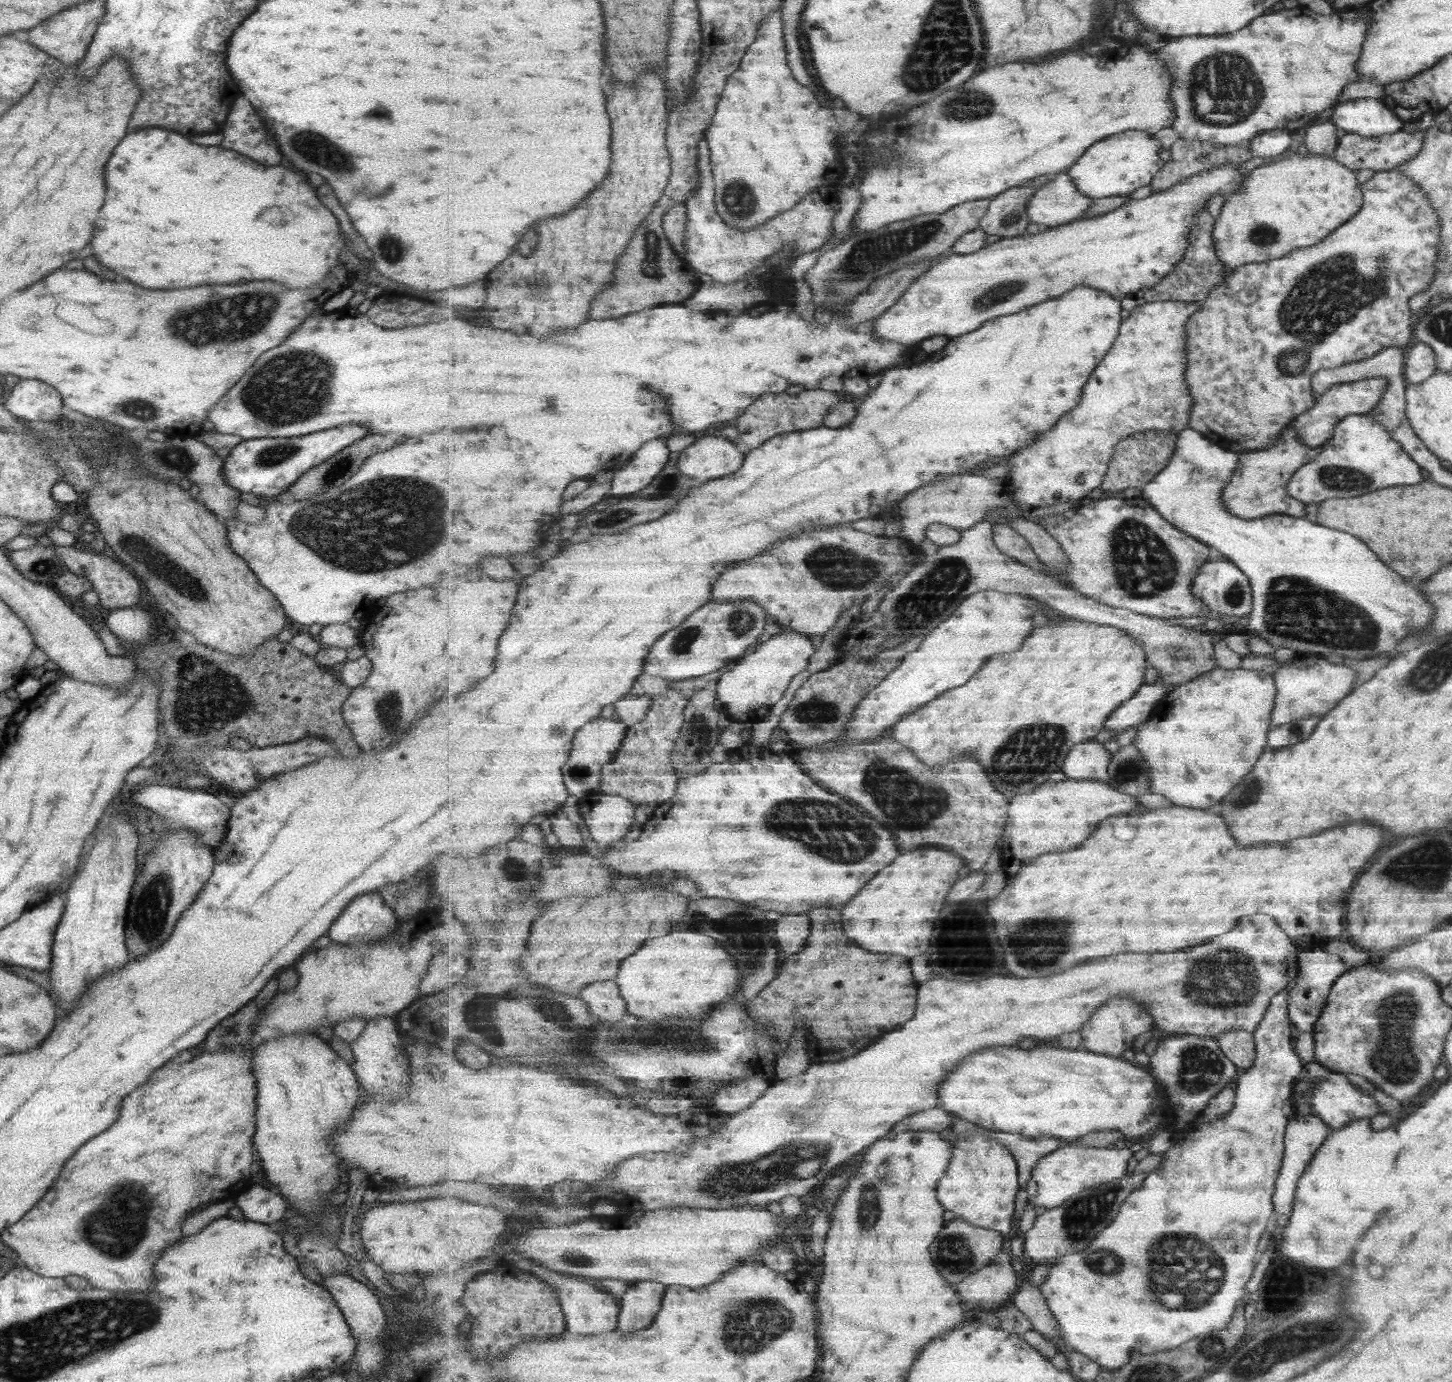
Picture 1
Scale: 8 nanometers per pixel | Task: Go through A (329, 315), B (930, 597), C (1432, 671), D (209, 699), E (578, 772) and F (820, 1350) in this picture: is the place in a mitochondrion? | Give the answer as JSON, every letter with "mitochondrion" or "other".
{"A":"other","B":"mitochondrion","C":"mitochondrion","D":"mitochondrion","E":"mitochondrion","F":"other"}

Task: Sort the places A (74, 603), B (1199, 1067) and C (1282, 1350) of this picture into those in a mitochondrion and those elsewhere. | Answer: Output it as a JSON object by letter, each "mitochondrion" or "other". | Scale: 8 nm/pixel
{"A":"other","B":"mitochondrion","C":"mitochondrion"}

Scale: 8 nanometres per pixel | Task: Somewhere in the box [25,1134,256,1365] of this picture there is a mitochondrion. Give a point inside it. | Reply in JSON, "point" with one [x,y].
{"point":[115,1246]}

